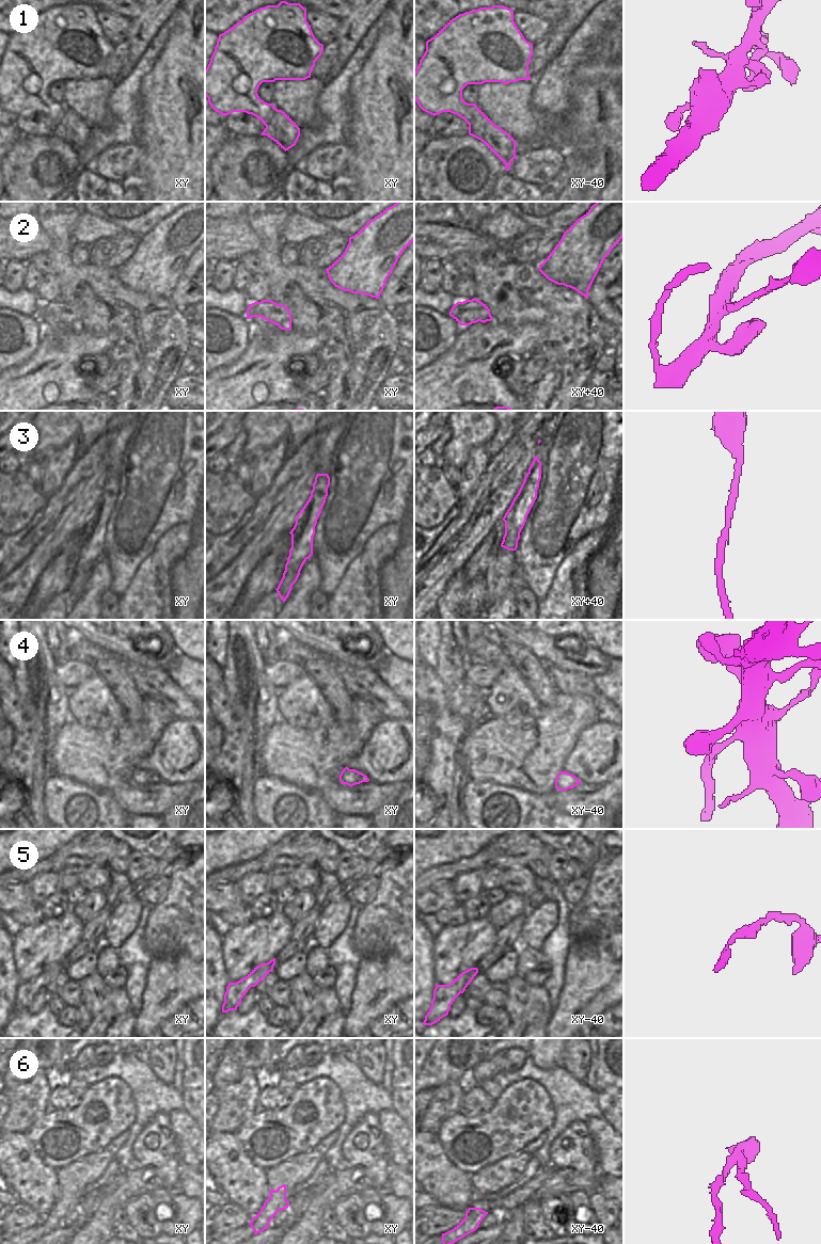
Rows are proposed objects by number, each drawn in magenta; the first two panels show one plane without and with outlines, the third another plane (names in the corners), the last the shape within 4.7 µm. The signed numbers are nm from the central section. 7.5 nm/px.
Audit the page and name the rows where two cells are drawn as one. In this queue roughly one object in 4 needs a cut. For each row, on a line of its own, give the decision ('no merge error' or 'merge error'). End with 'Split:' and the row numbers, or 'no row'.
1: merge error
2: no merge error
3: no merge error
4: no merge error
5: no merge error
6: merge error
Split: 1, 6

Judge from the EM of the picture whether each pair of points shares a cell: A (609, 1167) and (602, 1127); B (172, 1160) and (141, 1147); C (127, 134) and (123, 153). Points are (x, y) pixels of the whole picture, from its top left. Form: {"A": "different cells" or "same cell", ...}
{"A": "same cell", "B": "same cell", "C": "different cells"}

